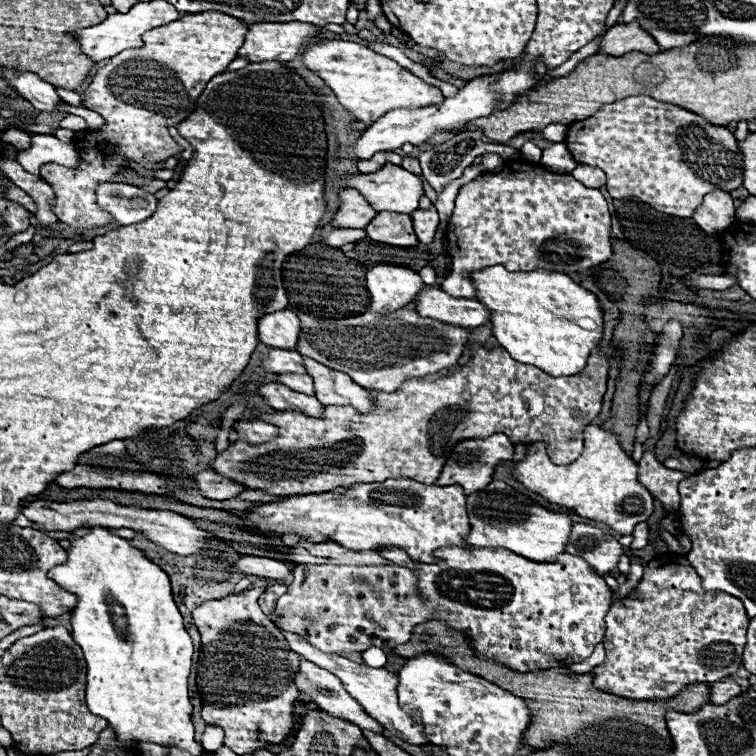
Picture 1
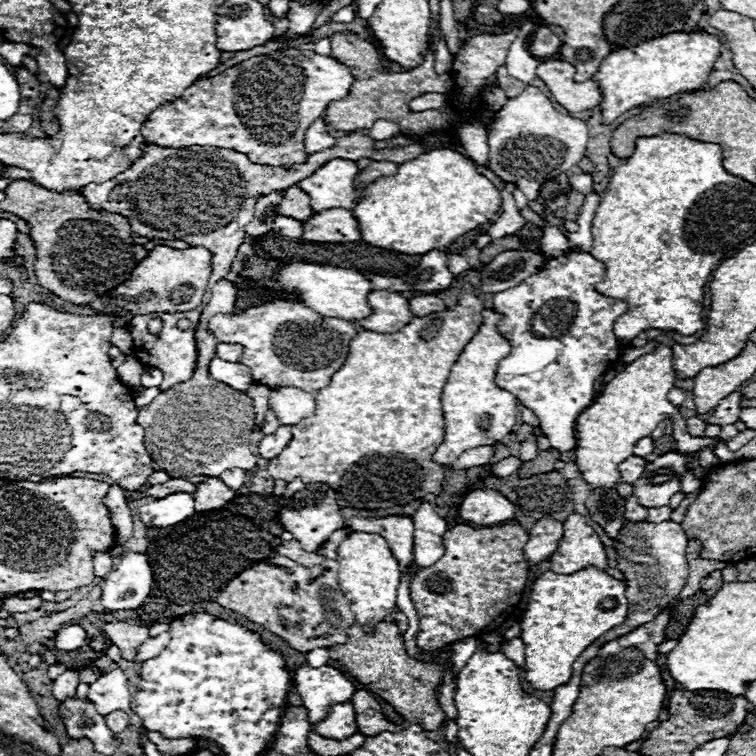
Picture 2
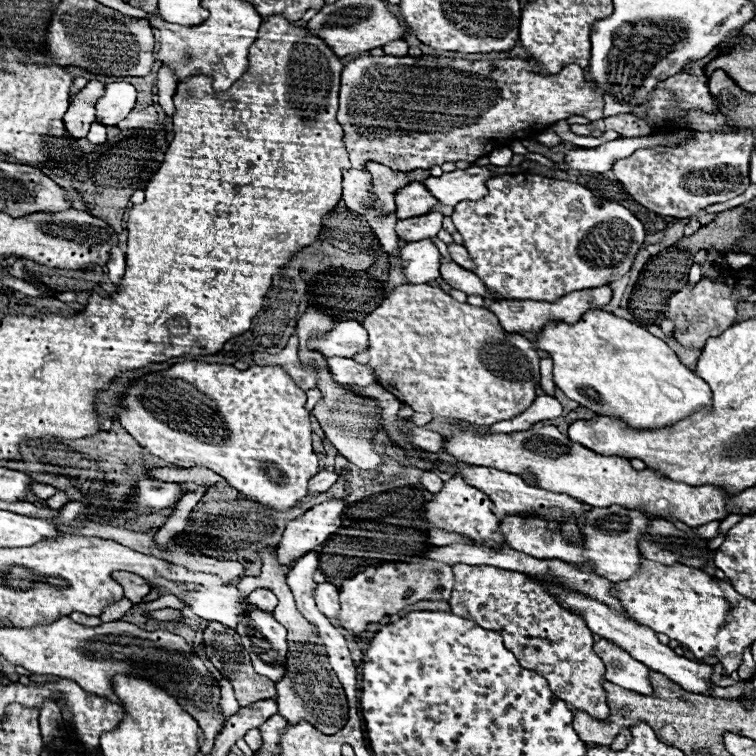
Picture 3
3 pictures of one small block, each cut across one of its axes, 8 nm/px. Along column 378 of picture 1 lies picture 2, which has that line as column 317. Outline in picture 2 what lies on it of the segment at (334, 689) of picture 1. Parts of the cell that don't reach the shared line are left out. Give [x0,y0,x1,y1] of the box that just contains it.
[312,702,358,740]

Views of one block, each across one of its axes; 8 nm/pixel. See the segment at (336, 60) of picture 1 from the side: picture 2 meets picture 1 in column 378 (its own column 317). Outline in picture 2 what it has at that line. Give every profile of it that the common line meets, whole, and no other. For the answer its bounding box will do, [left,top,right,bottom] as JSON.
[140,48,354,166]

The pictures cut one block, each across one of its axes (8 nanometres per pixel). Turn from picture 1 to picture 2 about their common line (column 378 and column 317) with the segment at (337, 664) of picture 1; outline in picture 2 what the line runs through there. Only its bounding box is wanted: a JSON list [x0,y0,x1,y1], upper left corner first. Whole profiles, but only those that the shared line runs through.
[294,666,356,724]

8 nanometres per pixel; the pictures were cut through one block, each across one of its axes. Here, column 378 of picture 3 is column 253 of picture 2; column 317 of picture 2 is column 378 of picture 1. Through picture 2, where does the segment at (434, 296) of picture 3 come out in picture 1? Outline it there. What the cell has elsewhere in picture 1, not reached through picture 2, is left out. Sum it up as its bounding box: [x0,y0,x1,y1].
[296,306,470,392]

